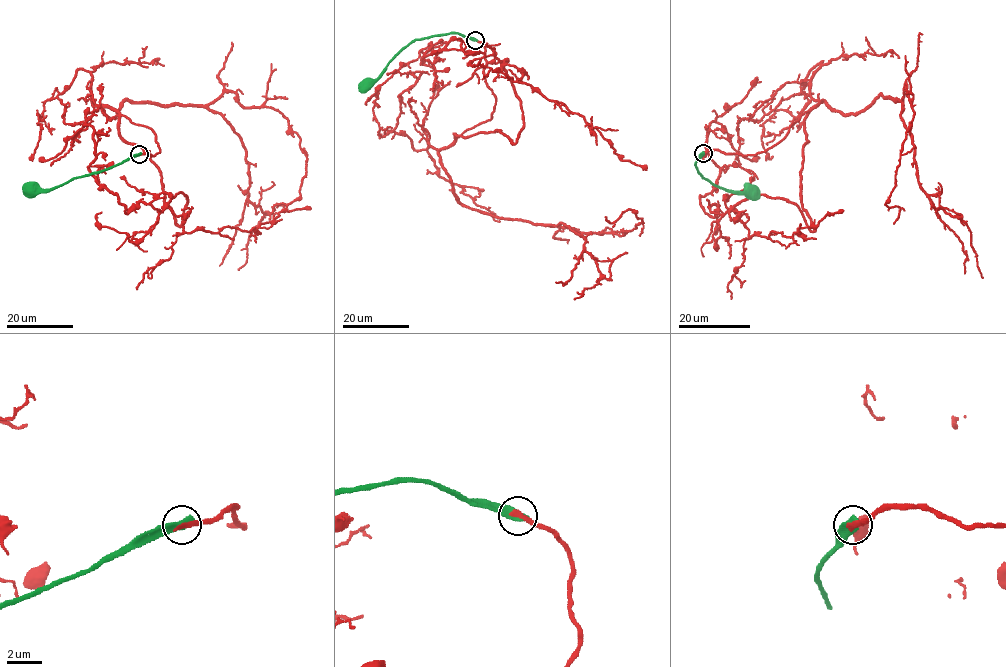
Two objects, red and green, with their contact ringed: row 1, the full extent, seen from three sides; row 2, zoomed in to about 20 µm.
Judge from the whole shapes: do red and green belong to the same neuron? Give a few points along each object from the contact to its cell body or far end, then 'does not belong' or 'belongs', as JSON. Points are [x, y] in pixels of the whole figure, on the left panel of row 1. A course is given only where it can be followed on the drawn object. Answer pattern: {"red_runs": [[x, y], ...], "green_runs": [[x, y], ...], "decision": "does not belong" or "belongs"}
{"red_runs": [[138, 154], [153, 132], [122, 115], [180, 226], [182, 192], [127, 213], [100, 185], [89, 125], [39, 157]], "green_runs": [[138, 154], [53, 188], [31, 190]], "decision": "does not belong"}

